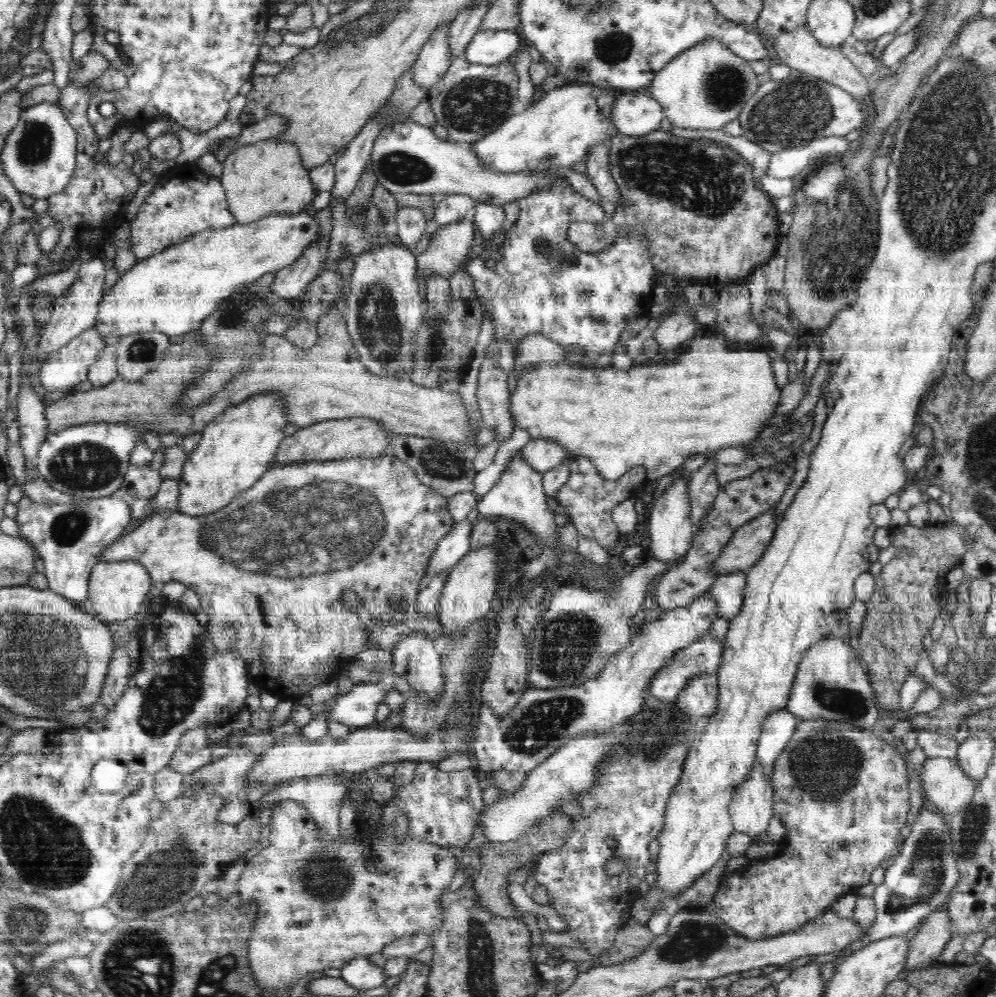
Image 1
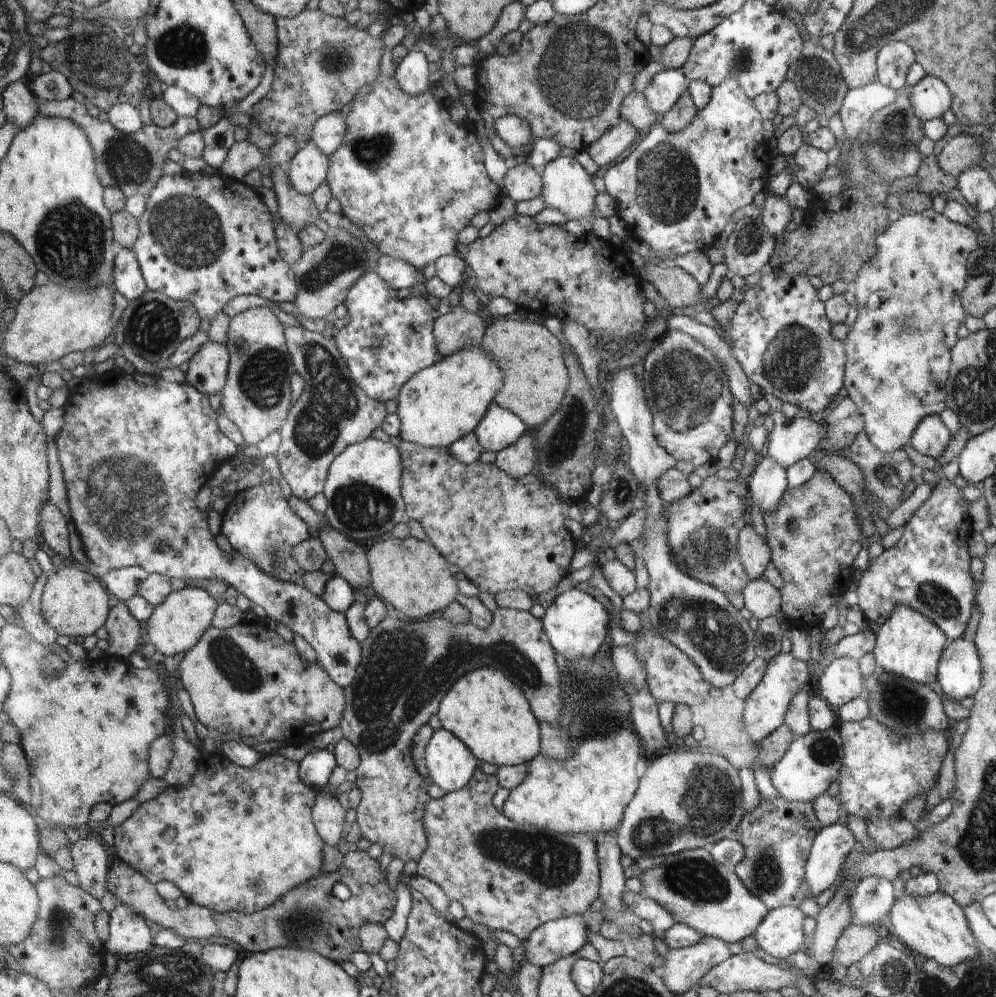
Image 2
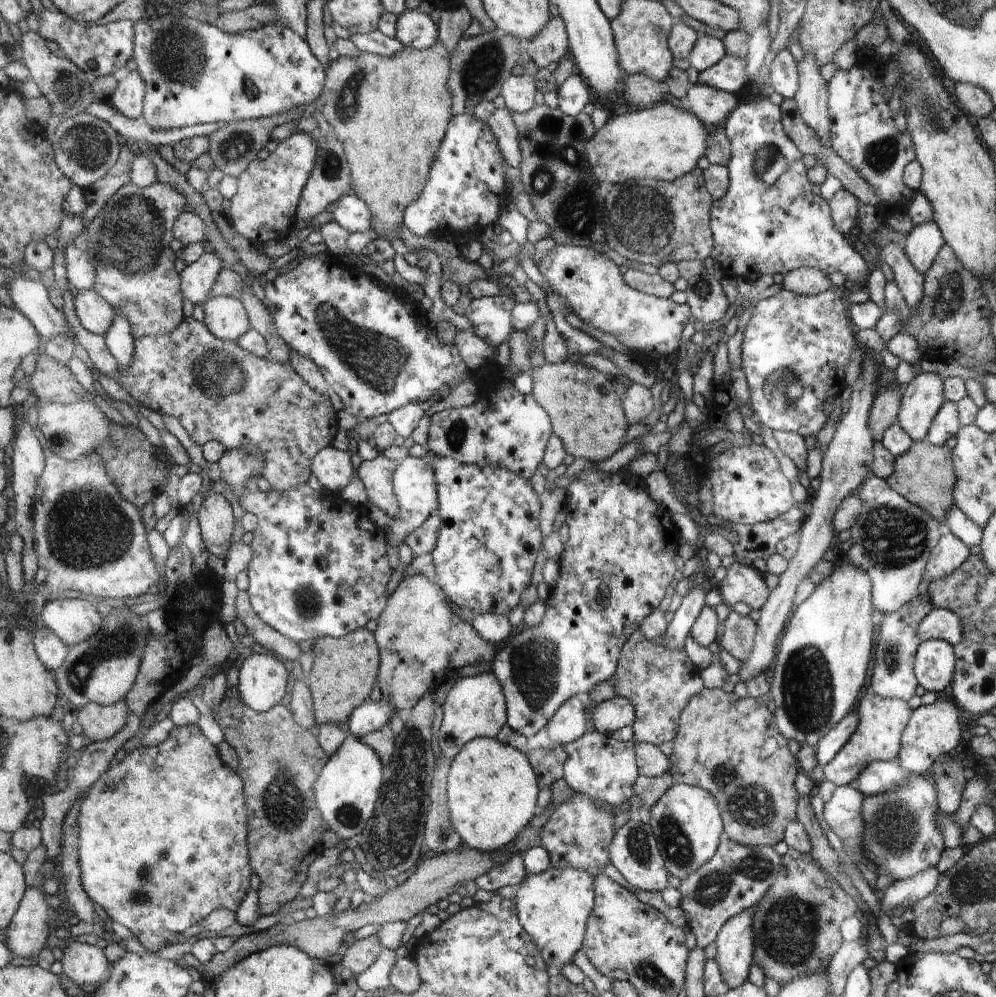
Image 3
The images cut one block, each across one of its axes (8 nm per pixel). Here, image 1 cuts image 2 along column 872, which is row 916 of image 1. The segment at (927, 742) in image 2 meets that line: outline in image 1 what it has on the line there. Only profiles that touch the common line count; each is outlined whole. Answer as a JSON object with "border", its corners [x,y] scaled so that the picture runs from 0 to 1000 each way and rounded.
{"border":[[[821,721],[817,724],[805,725],[804,730],[799,732],[799,736],[794,738],[793,744],[790,746],[789,750],[785,755],[782,756],[781,762],[777,764],[777,774],[775,774],[775,780],[773,780],[773,786],[777,793],[778,806],[776,811],[776,820],[780,820],[788,829],[789,829],[789,841],[786,842],[786,846],[791,848],[791,851],[787,851],[785,847],[785,851],[781,853],[780,857],[775,861],[765,861],[763,863],[760,862],[752,862],[752,866],[749,869],[744,869],[740,871],[736,876],[733,876],[722,889],[721,895],[719,895],[717,903],[715,907],[711,909],[711,912],[715,916],[719,916],[723,923],[728,928],[731,928],[731,931],[735,932],[736,935],[741,936],[744,940],[749,940],[753,944],[762,944],[767,942],[772,942],[775,940],[781,940],[791,935],[798,935],[801,932],[805,932],[810,925],[817,923],[822,917],[827,916],[832,912],[833,907],[835,905],[839,905],[844,899],[849,898],[850,896],[856,895],[860,890],[873,886],[873,879],[876,879],[876,875],[880,873],[880,870],[883,868],[888,868],[889,863],[893,860],[899,858],[899,856],[905,851],[907,847],[907,843],[905,842],[906,830],[910,830],[910,818],[912,818],[912,813],[914,812],[914,803],[913,803],[913,794],[912,794],[912,761],[913,757],[911,753],[908,753],[903,745],[898,747],[894,747],[890,745],[885,739],[879,738],[876,735],[876,730],[866,731],[863,729],[858,729],[854,724],[845,724],[845,723],[828,723],[825,721]]]}

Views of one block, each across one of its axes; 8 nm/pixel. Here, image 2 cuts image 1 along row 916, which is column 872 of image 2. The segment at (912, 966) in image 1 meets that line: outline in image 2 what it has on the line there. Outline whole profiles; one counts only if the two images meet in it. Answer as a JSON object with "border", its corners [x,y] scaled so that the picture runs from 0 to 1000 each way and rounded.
{"border":[[[861,927],[849,930],[844,941],[840,943],[839,959],[836,964],[847,971],[860,967],[882,947],[882,941],[886,936],[885,933]]]}

